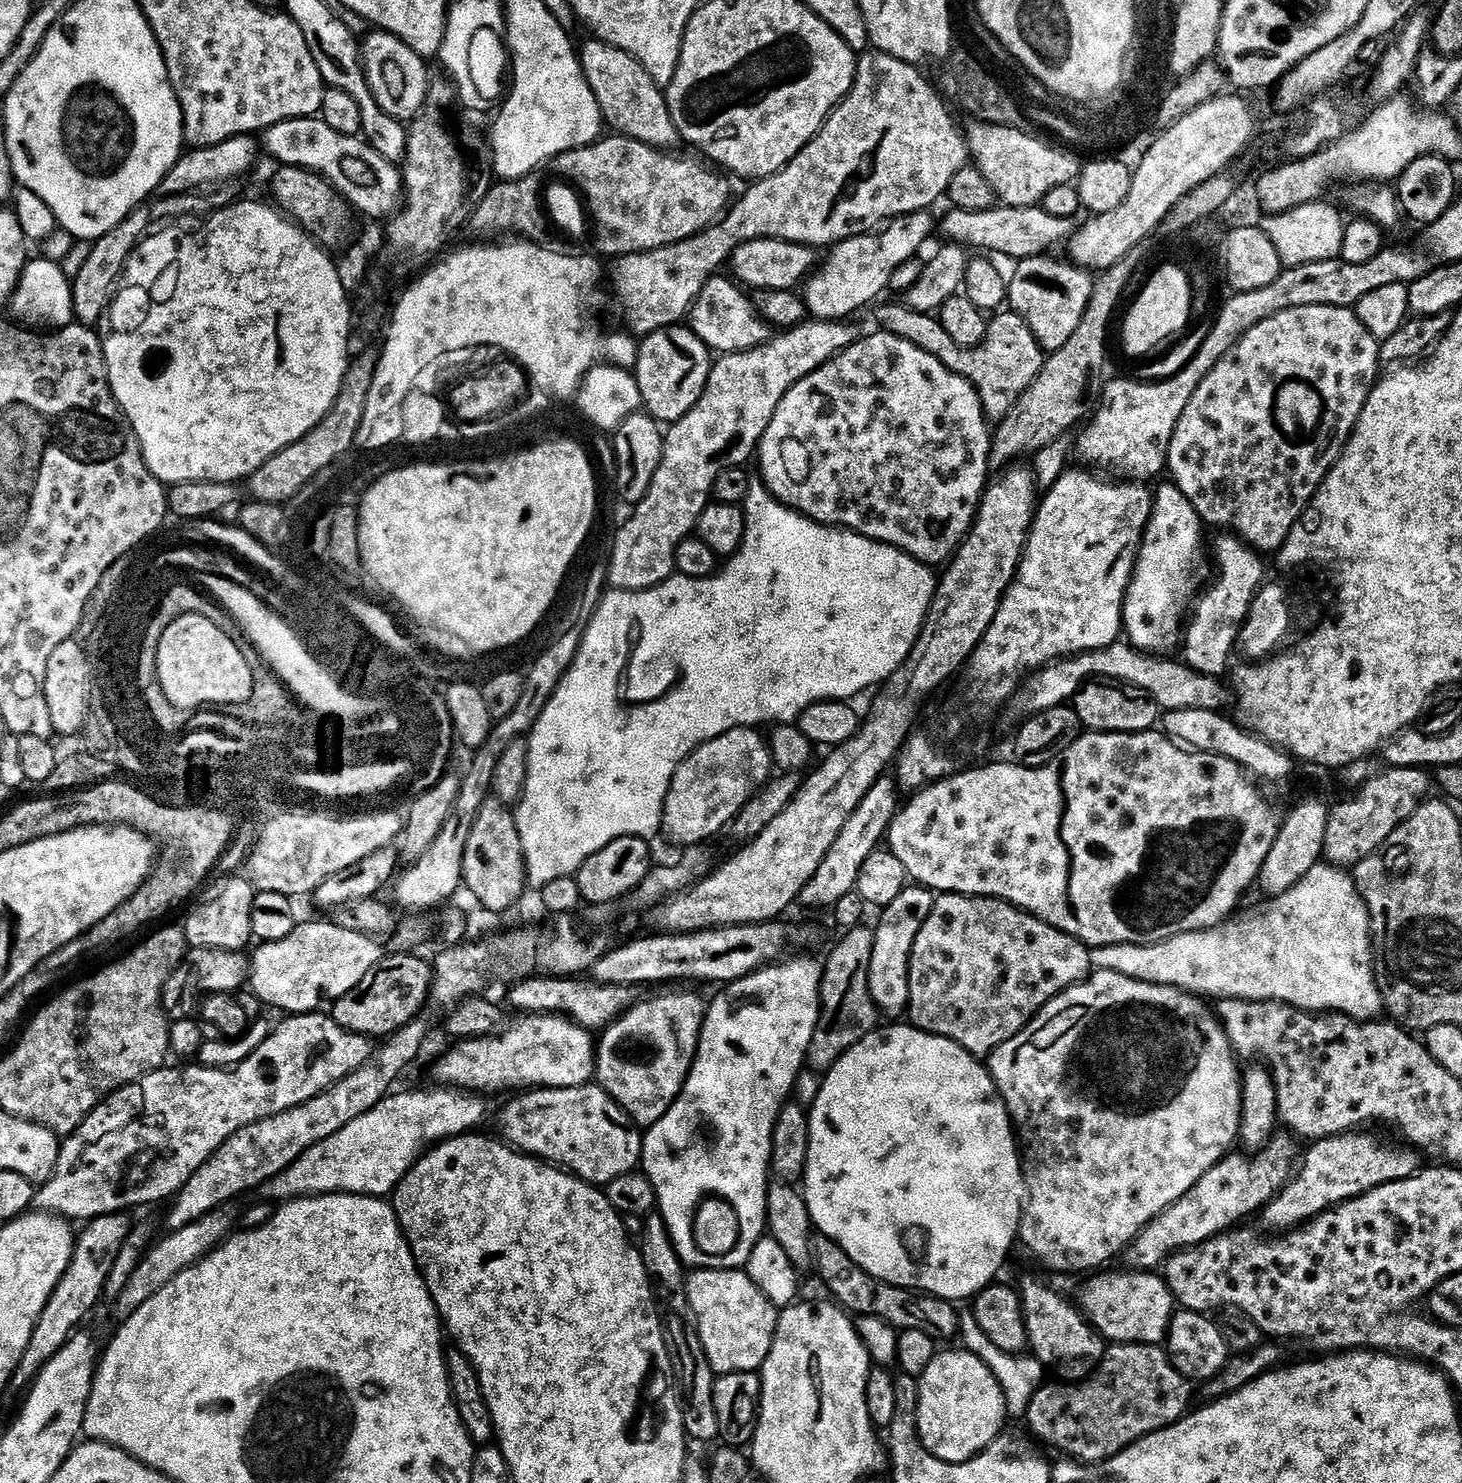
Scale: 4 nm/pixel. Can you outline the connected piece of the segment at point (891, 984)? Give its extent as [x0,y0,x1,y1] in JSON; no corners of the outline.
[868,886,936,1022]

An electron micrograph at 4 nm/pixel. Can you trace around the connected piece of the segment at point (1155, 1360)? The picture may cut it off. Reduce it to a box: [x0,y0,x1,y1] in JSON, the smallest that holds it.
[1026,1344,1190,1465]

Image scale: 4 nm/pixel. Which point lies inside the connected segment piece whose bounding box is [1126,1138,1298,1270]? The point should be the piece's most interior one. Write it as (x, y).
(1234, 1187)

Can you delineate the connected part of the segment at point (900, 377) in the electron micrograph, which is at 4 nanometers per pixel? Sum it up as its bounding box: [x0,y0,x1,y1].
[758,330,993,565]

